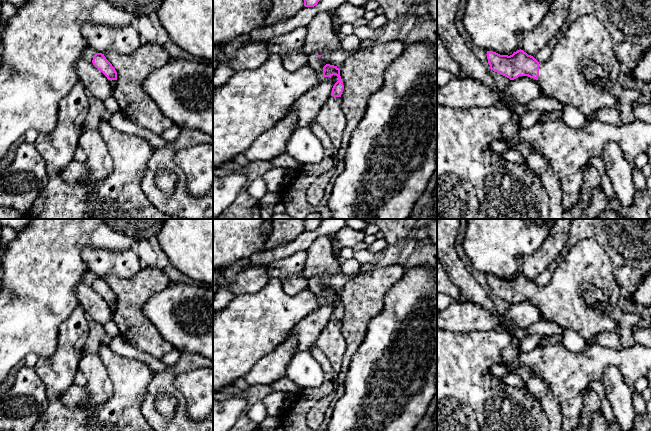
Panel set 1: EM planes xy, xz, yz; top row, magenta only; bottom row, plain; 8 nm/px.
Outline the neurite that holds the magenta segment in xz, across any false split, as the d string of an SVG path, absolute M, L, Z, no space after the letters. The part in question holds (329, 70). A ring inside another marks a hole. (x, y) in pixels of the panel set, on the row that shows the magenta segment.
M326 64L323 67L323 77L333 75L338 77L338 81L334 84L331 95L317 114L315 122L328 134L334 147L341 147L342 135L346 128L346 118L341 107L341 93L344 85L340 69L337 66Z

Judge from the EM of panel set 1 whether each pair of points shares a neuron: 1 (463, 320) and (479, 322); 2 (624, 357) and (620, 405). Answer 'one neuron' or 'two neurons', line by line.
1: one neuron
2: two neurons

